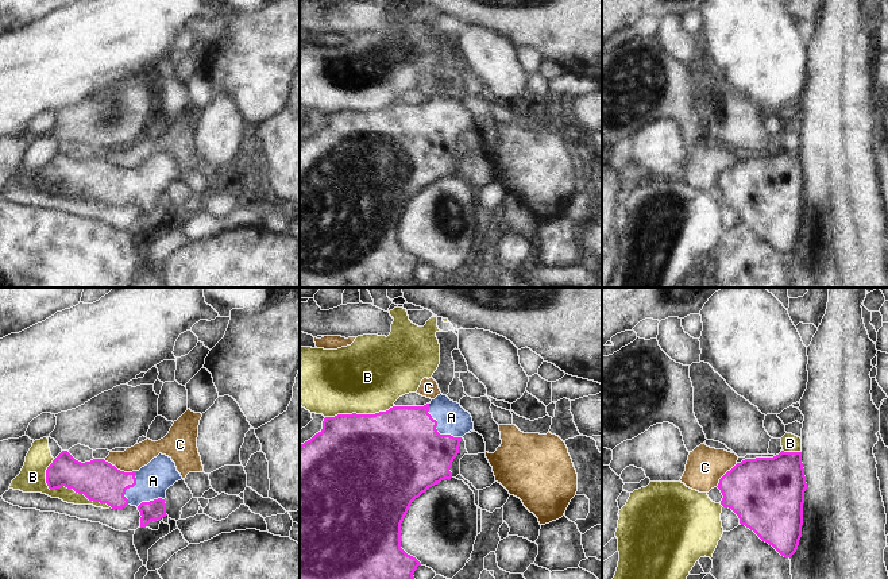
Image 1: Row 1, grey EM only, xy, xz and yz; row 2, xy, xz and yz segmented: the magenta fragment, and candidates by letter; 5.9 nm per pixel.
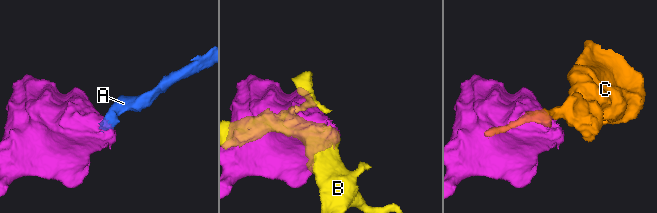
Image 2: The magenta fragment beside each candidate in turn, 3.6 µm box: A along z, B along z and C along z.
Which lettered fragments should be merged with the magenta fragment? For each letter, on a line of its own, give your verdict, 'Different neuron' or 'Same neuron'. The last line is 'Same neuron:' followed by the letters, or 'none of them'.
A: Same neuron
B: Different neuron
C: Different neuron
Same neuron: A.

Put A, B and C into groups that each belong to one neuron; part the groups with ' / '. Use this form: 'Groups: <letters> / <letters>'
Groups: A / B / C.

